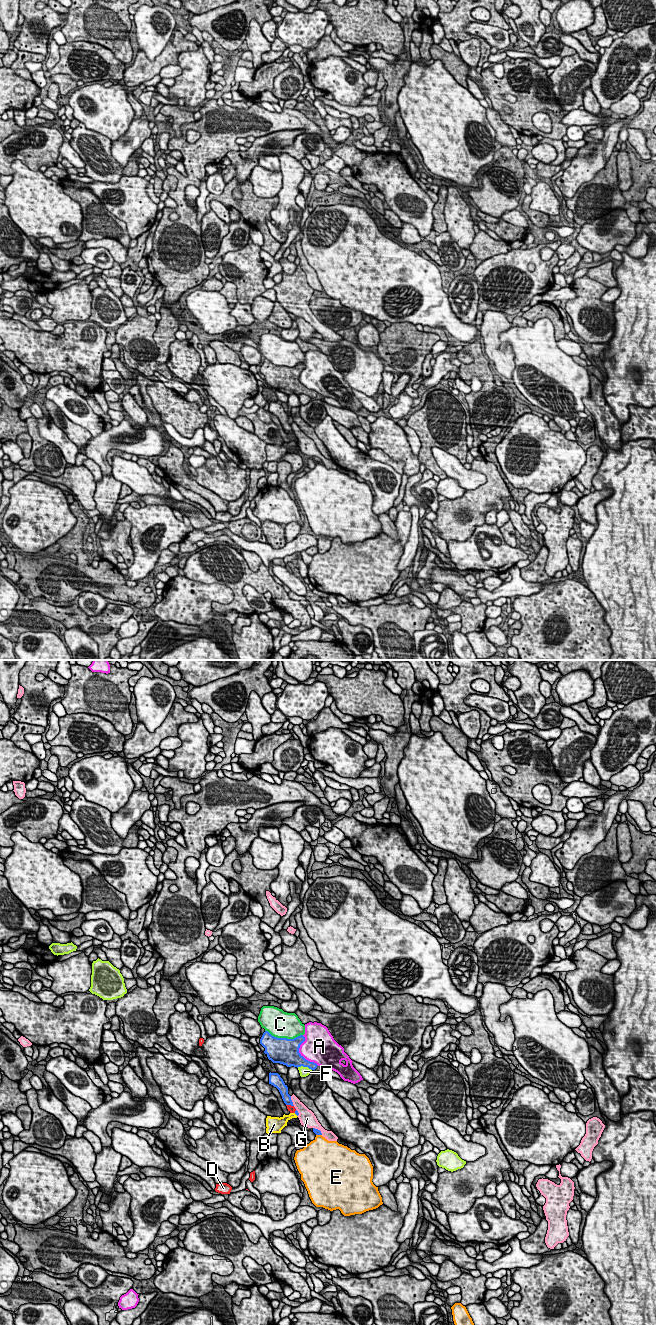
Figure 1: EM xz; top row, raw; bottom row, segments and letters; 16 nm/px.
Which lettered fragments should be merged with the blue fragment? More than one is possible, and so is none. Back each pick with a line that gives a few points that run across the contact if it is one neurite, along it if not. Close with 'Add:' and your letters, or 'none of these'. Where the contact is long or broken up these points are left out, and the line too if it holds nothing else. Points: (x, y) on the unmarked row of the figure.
Add: none of these

